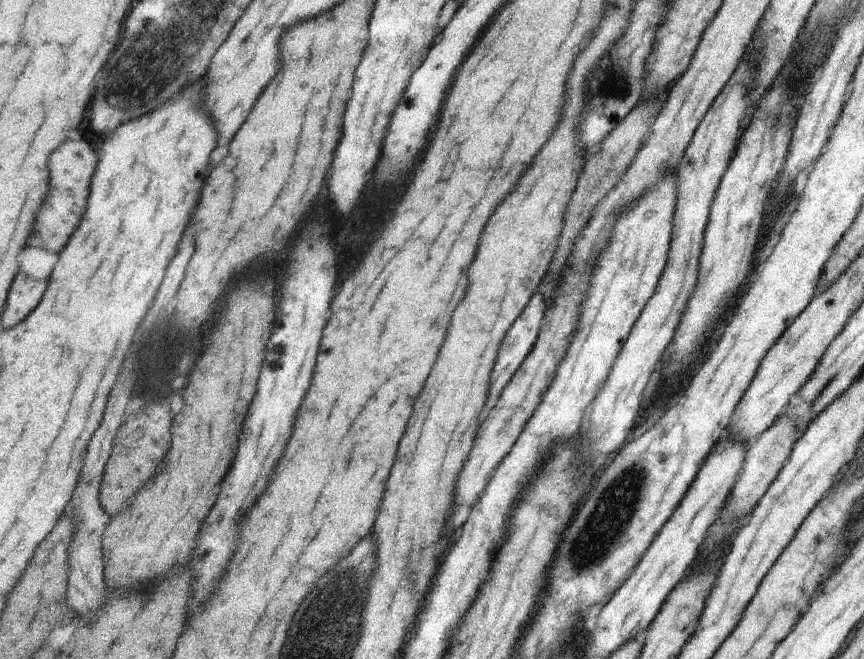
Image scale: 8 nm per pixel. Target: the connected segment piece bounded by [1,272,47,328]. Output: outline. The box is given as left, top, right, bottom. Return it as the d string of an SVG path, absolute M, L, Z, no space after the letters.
M21 272L13 282L13 292L9 292L9 304L1 318L5 328L21 324L39 306L45 290L47 282L37 282L35 278L29 278L27 274Z

